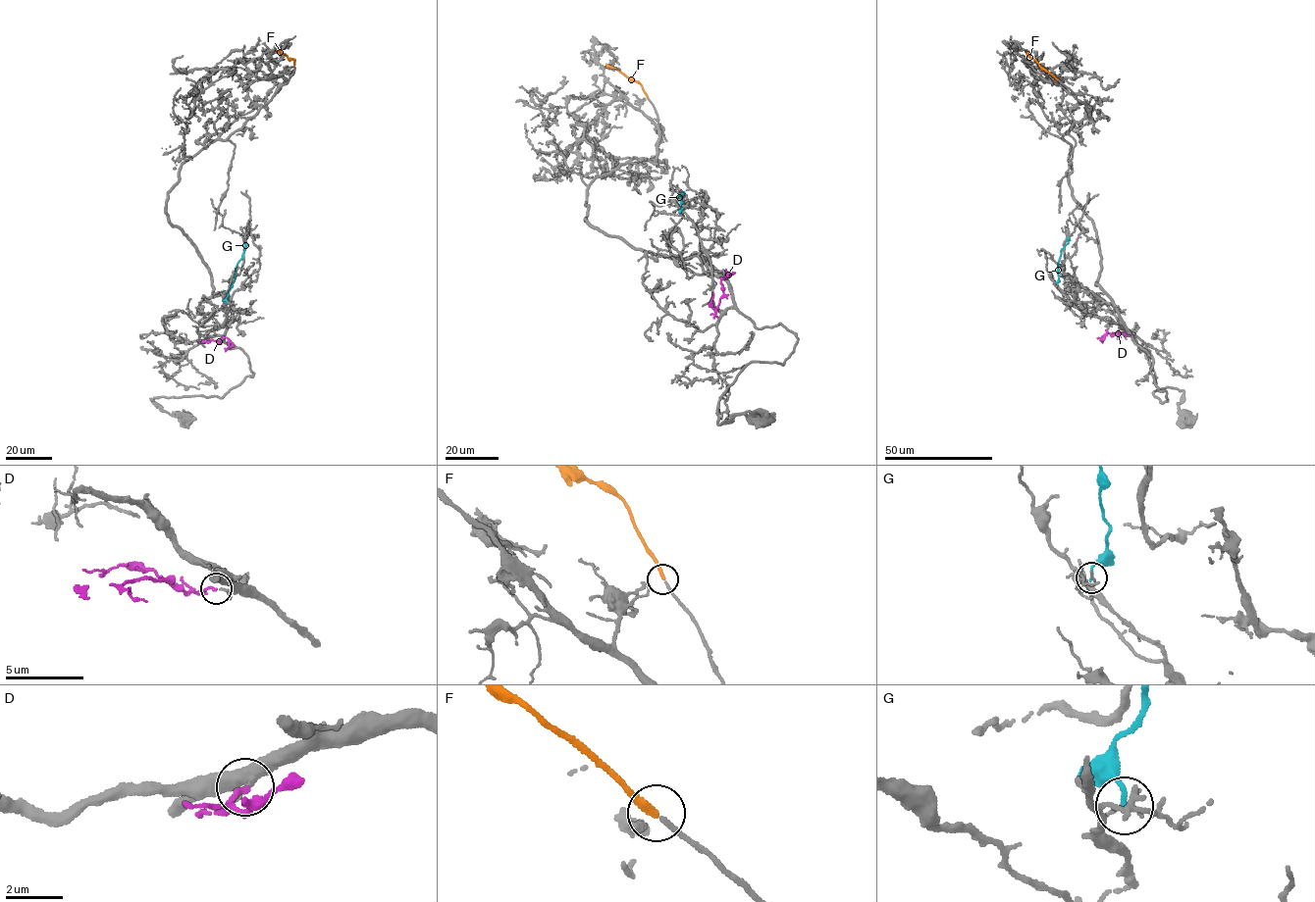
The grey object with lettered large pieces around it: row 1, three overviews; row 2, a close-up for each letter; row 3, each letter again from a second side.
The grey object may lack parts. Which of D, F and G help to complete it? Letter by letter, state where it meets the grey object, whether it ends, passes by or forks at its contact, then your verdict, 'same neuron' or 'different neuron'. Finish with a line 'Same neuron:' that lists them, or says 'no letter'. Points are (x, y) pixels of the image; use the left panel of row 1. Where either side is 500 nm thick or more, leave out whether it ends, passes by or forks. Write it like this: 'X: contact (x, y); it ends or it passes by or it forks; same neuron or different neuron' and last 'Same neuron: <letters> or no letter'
D: contact (204, 340); it ends; same neuron
F: contact (293, 66); it ends; same neuron
G: contact (226, 302); it ends; different neuron
Same neuron: D, F

